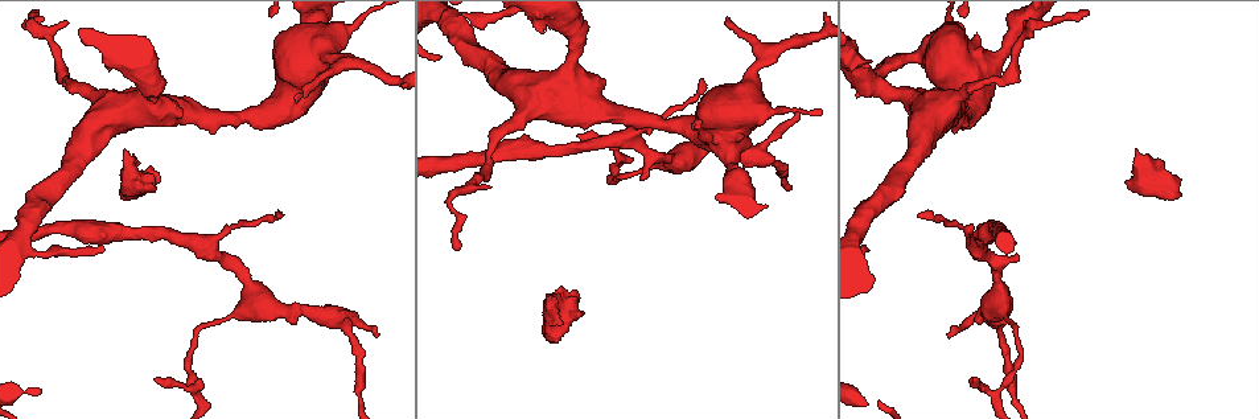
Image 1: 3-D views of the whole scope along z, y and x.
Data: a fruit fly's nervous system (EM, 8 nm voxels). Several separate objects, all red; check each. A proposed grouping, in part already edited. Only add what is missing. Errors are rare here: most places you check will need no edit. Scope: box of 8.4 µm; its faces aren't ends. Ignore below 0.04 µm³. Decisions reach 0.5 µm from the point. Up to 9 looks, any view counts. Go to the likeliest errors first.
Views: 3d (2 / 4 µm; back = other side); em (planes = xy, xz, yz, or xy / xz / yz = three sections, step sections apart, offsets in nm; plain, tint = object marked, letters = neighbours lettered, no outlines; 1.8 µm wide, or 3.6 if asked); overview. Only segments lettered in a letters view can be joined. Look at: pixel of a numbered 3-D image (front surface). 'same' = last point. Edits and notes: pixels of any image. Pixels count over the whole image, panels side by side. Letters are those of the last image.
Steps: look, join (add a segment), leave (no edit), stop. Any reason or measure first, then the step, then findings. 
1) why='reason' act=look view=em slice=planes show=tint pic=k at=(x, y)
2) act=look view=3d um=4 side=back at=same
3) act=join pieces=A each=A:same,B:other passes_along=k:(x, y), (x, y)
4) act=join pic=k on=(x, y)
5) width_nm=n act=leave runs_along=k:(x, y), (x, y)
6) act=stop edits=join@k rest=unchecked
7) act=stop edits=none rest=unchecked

act=look view=em um=3.6 slice=planes show=letters pic=1 at=(250, 311)

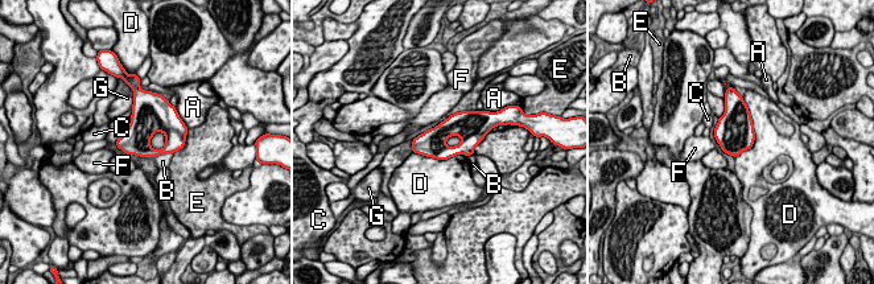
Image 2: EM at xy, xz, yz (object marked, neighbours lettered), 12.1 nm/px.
act=leave each=A:other,B:other,C:other,D:other,E:other,F:other,G:other border=2:(742, 97), (754, 143), (736, 157) found='no lettered segment goes on from it'

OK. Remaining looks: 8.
why='sharp bend' act=look view=em slice=yz step=16 show=plain pic=1 at=(994, 394)

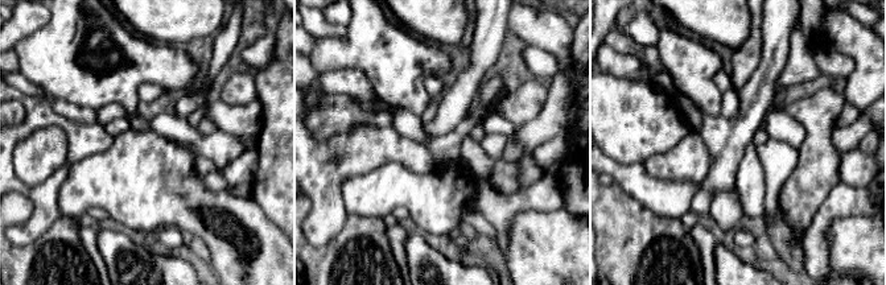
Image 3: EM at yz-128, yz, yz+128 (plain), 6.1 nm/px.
act=look view=em slice=yz step=16 show=letters at=same

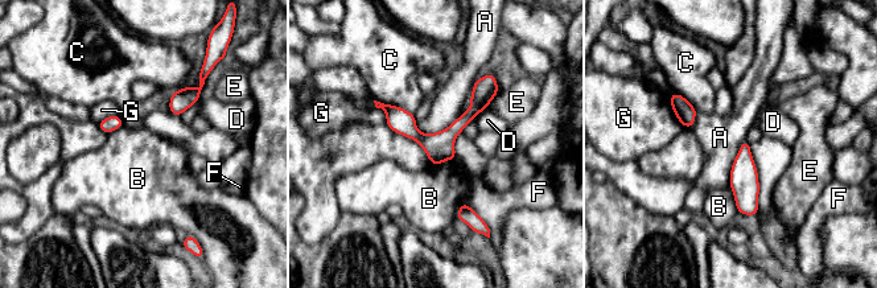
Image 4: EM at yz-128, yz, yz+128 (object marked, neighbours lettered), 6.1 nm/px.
act=leave each=A:other,B:other,C:other,D:other,E:other,F:other,G:other border=4:(462, 110), (435, 132), (415, 127) found='none of them fits'

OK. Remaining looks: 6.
act=look view=3d um=2 pic=1 at=(377, 333)

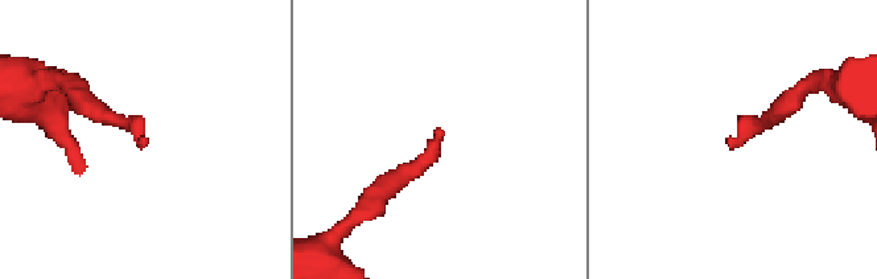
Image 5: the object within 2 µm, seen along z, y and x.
why='now the EM' act=look view=em slice=xz step=16 show=letters pic=5 at=(443, 134)

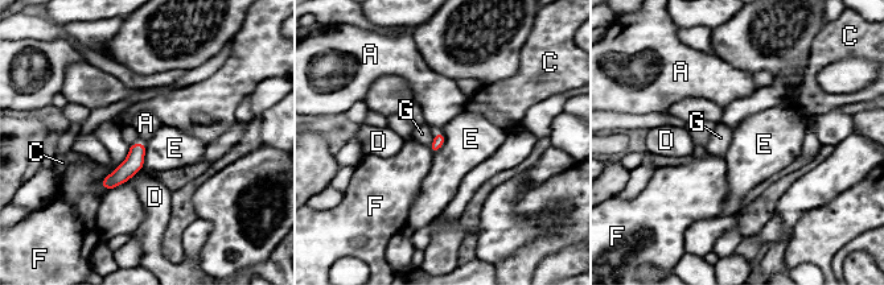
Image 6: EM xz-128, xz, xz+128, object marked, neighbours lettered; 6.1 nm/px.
act=leave each=A:other,C:other,D:other,E:other,F:other,G:other runs_along=6:(142, 147), (105, 184) found='no lettered segment goes on from it'

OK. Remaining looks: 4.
why='four-way junction' act=look view=3d um=4 pic=1 at=(286, 100)

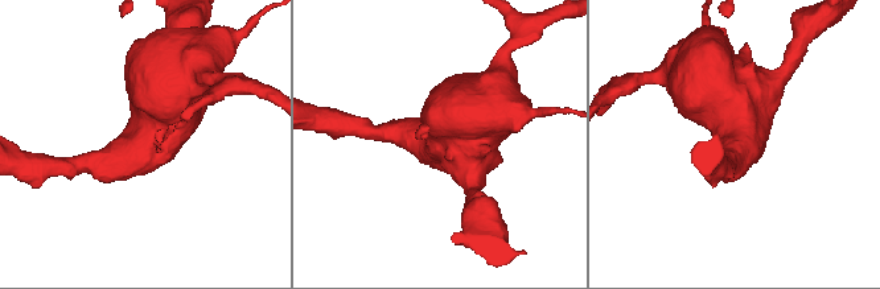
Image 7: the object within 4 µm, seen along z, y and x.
why='need the tissue' act=look view=em um=3.6 slice=xy step=4 show=letters pic=7 at=(746, 142)

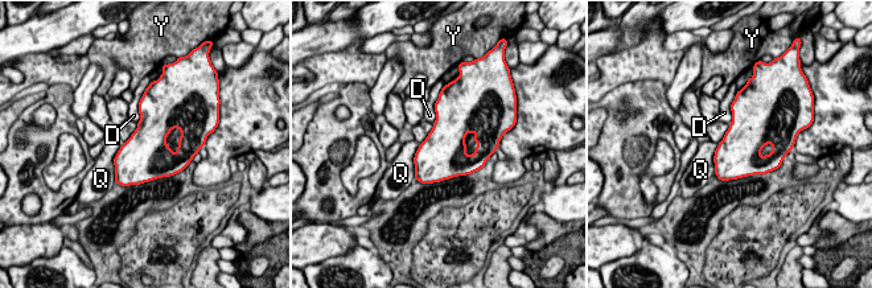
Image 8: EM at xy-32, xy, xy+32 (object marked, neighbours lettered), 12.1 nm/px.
longest_contact=Q:460nm act=leave each=D:other,Q:other,Y:other found='no lettered segment goes on from it'

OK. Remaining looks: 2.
act=stop edits=none rest=unchecked

